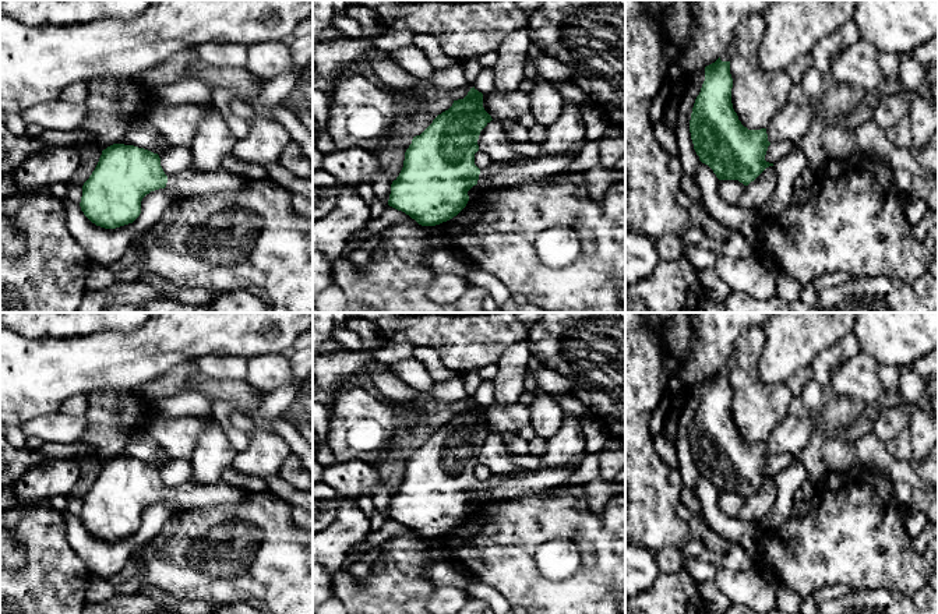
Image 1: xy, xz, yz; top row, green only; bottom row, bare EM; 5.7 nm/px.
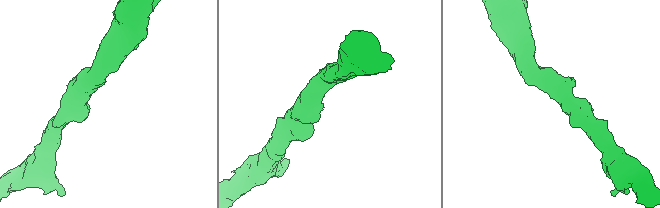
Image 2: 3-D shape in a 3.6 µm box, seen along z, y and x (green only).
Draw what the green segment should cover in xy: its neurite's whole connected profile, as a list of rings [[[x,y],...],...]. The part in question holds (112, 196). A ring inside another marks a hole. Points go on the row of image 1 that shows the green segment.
[[[113,144],[102,151],[95,170],[84,183],[80,207],[96,226],[116,229],[140,216],[141,201],[151,191],[168,187],[174,198],[236,194],[248,183],[247,177],[226,170],[198,173],[184,169],[168,177],[158,154]]]

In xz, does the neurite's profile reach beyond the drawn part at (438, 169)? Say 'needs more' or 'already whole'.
needs more

